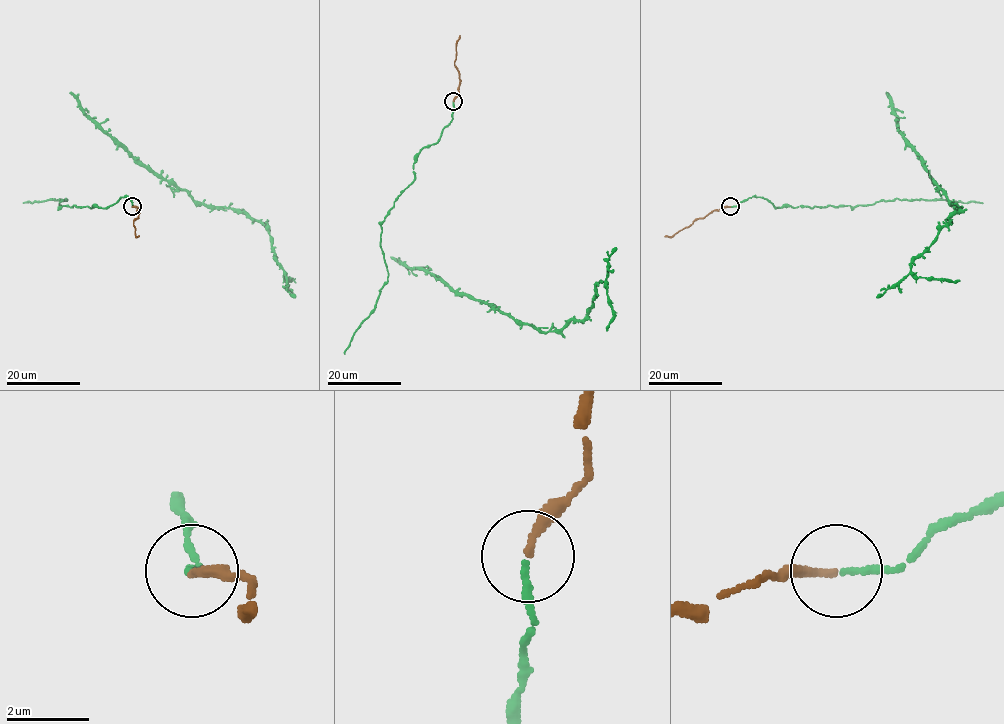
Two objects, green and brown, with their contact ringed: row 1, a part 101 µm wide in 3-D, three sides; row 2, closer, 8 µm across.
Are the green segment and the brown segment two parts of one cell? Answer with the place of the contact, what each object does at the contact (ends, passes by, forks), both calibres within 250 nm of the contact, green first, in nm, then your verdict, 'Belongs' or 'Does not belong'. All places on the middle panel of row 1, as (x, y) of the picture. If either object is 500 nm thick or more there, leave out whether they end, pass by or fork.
Place: (453, 101). At the ring green ends. At the ring brown ends. Thickness 160 nm (green) against 190 nm. Belongs

